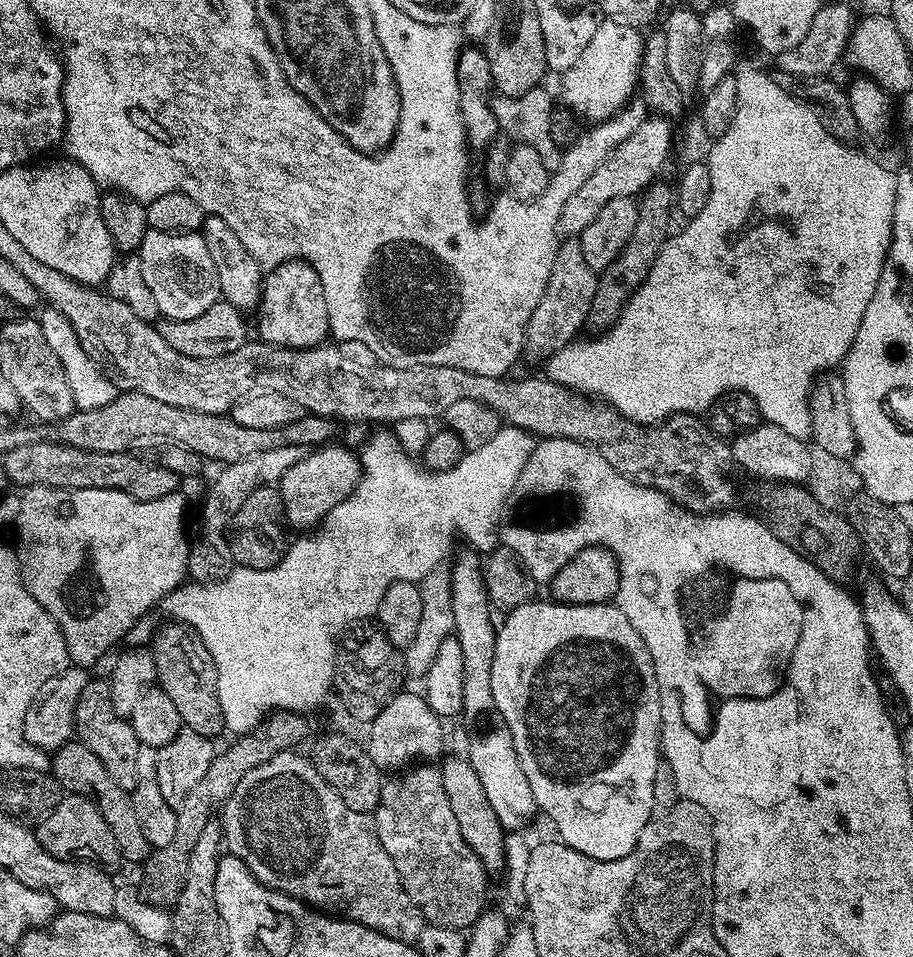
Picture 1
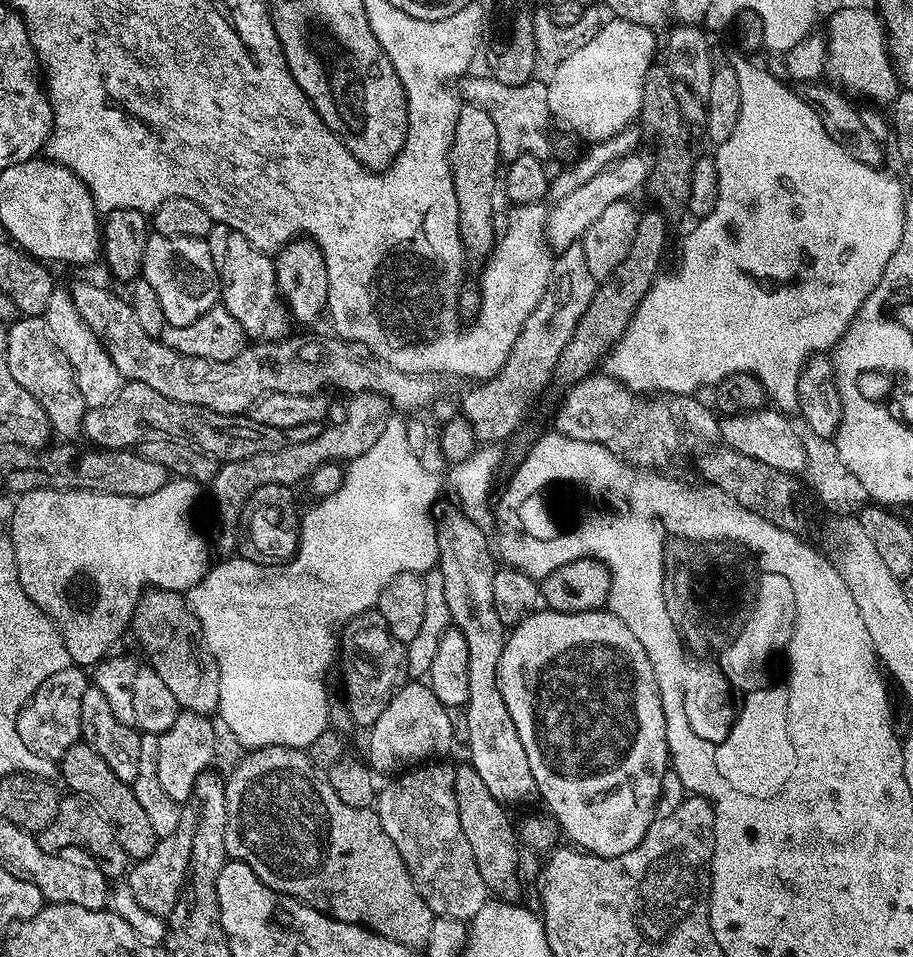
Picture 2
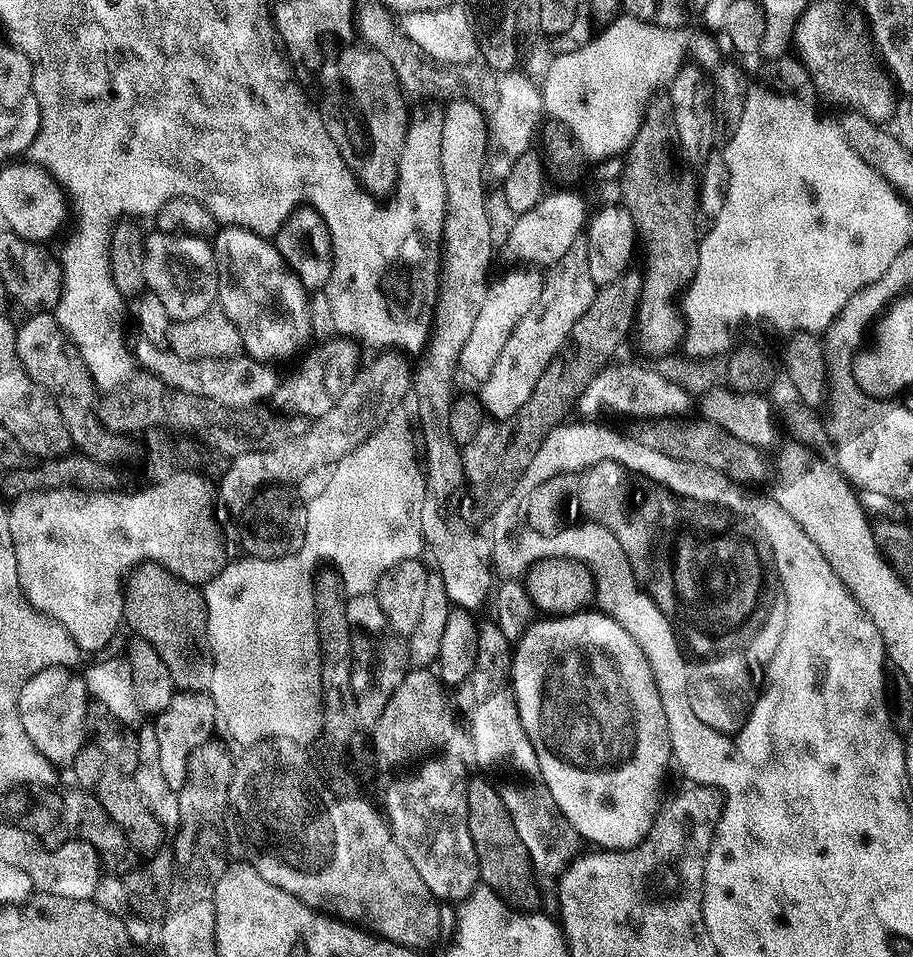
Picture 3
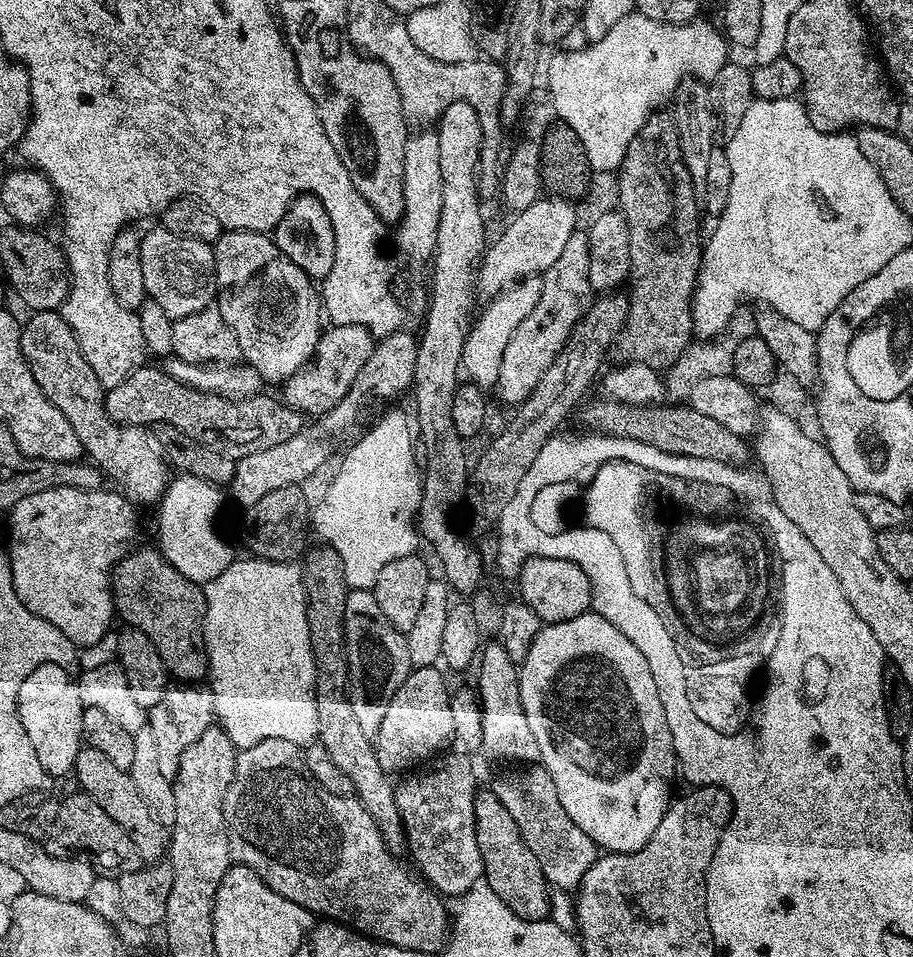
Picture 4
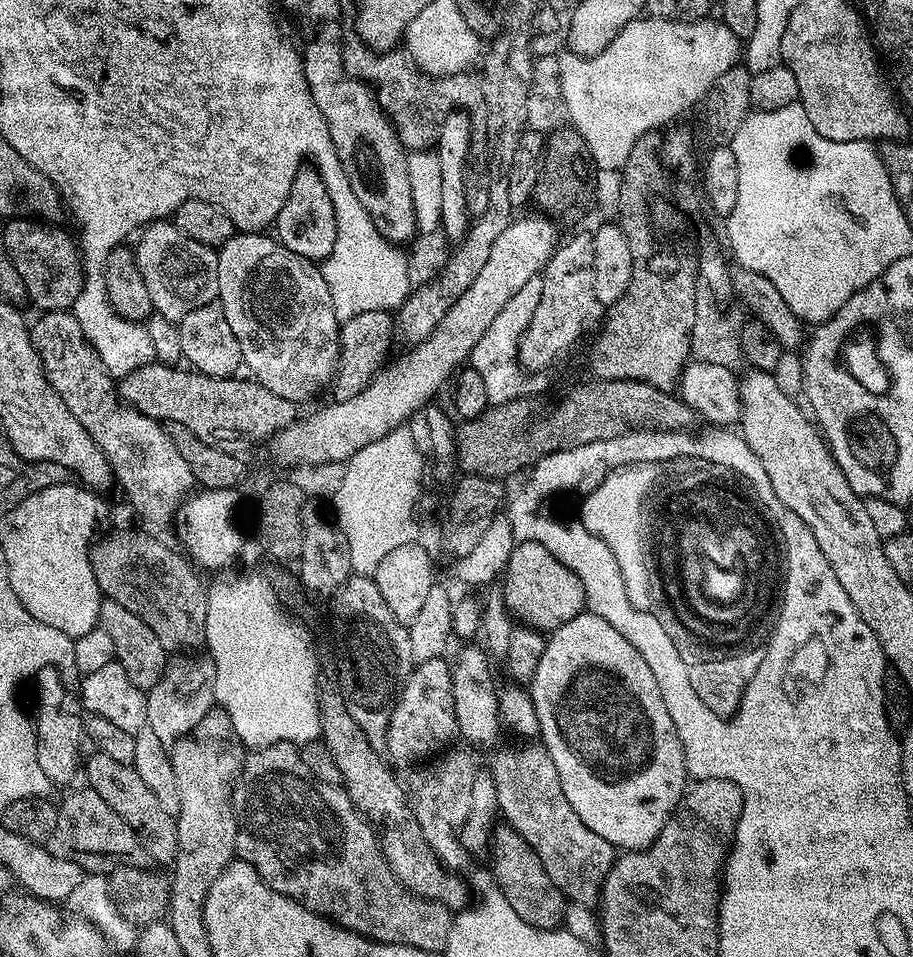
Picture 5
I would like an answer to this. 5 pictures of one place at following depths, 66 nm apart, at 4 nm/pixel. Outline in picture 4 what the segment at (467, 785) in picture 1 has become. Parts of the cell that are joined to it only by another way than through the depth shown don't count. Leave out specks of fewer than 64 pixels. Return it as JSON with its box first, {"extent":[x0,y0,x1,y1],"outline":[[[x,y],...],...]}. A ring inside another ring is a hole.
{"extent":[474,790,552,920],"outline":[[[491,790],[477,791],[474,798],[474,814],[476,815],[476,837],[478,850],[482,854],[484,867],[483,879],[518,914],[523,920],[547,920],[552,908],[552,900],[548,897],[550,885],[544,876],[542,866],[538,866],[538,858],[534,858],[534,850],[526,846],[522,834],[518,830],[518,822],[510,815],[510,810],[502,806],[502,802]]]}

